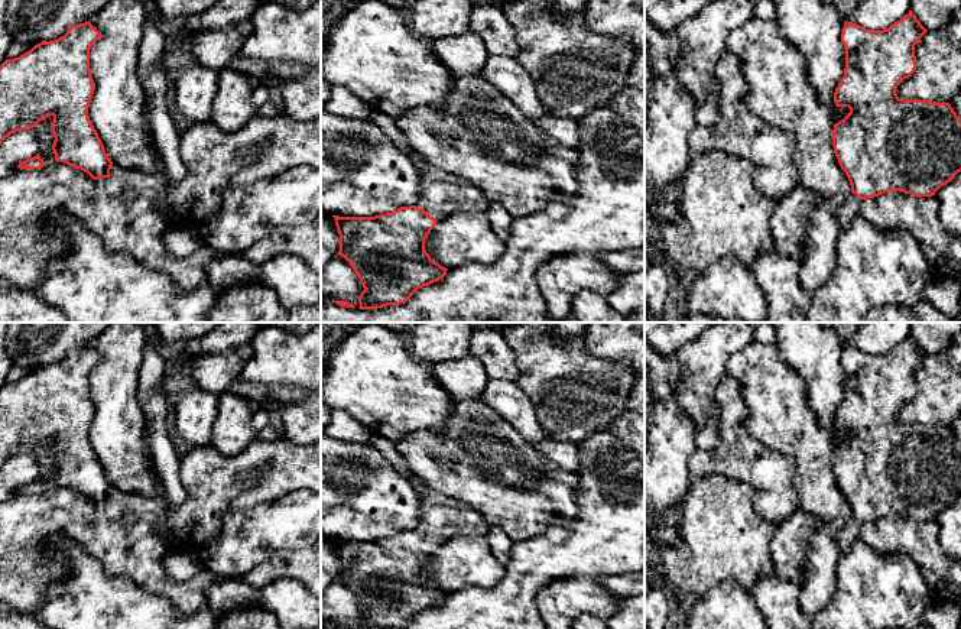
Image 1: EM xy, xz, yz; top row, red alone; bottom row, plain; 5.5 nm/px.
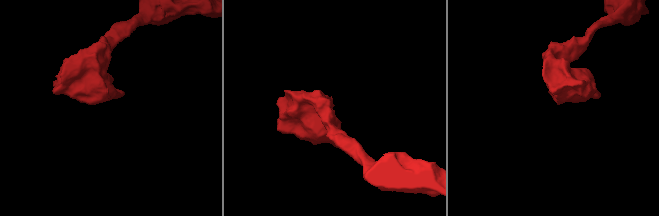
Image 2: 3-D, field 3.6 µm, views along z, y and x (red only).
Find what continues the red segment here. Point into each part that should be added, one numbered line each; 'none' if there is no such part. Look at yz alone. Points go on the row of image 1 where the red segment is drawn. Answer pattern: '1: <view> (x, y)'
1: yz (849, 208)

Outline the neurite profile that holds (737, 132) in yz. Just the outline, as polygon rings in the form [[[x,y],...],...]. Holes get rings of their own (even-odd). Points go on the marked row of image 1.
[[[727,51],[723,55],[714,78],[718,88],[718,119],[689,132],[691,153],[698,156],[723,150],[730,156],[746,158],[754,168],[754,188],[773,201],[801,187],[801,175],[793,161],[796,139],[770,126],[747,107],[747,82],[734,54]]]

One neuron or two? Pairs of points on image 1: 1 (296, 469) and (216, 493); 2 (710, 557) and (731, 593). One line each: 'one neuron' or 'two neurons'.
1: one neuron
2: two neurons

